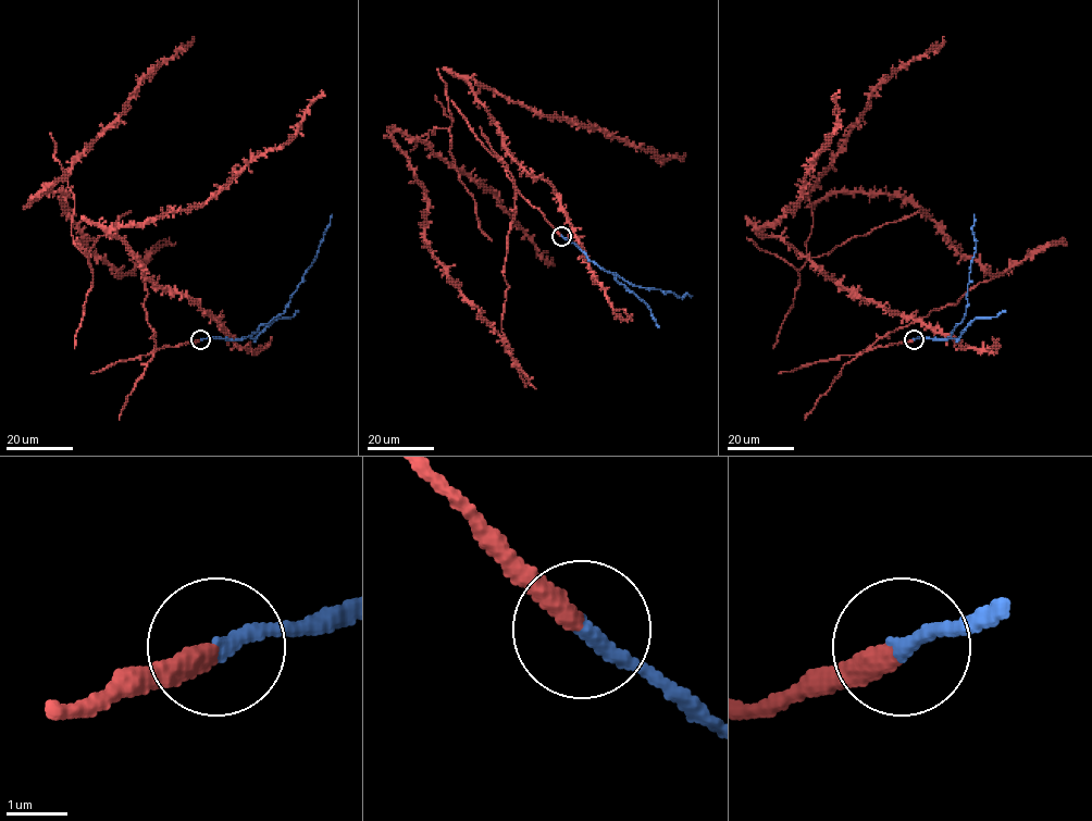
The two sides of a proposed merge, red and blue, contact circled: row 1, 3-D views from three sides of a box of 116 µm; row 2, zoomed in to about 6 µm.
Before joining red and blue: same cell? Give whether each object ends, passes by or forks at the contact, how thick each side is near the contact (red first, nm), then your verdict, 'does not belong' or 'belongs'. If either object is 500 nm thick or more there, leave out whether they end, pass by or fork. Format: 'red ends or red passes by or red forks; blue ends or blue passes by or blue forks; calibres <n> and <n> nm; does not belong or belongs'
red ends; blue ends; calibres 360 and 280 nm; belongs

